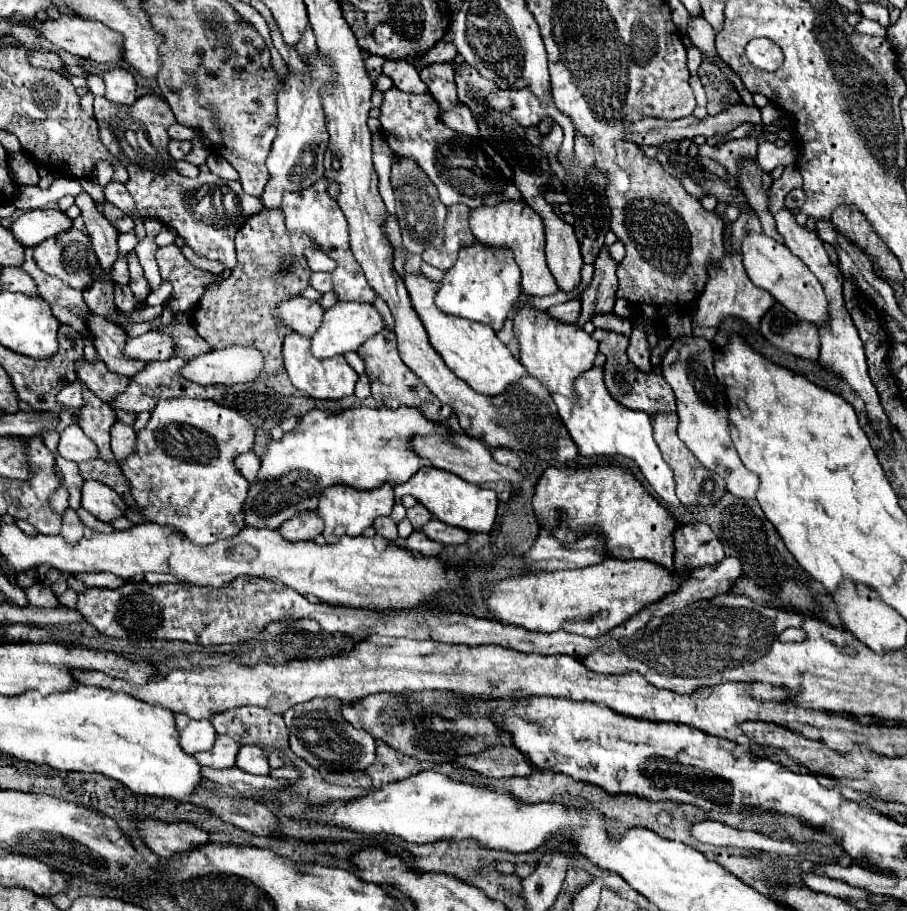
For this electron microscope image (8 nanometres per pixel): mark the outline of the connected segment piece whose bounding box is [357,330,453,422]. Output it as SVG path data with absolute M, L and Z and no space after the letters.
M381 330L379 334L371 336L357 350L357 354L365 362L365 368L367 368L365 372L371 380L371 396L375 400L383 402L387 408L393 408L393 410L397 410L399 406L417 408L431 422L449 420L449 416L453 414L453 408L445 402L439 402L439 398L435 398L431 394L431 390L427 390L427 386L423 386L423 382L419 382L419 378L411 370L407 370L407 366L403 366L403 360L401 360L399 350L397 350L397 340L395 340L395 334L391 330Z

